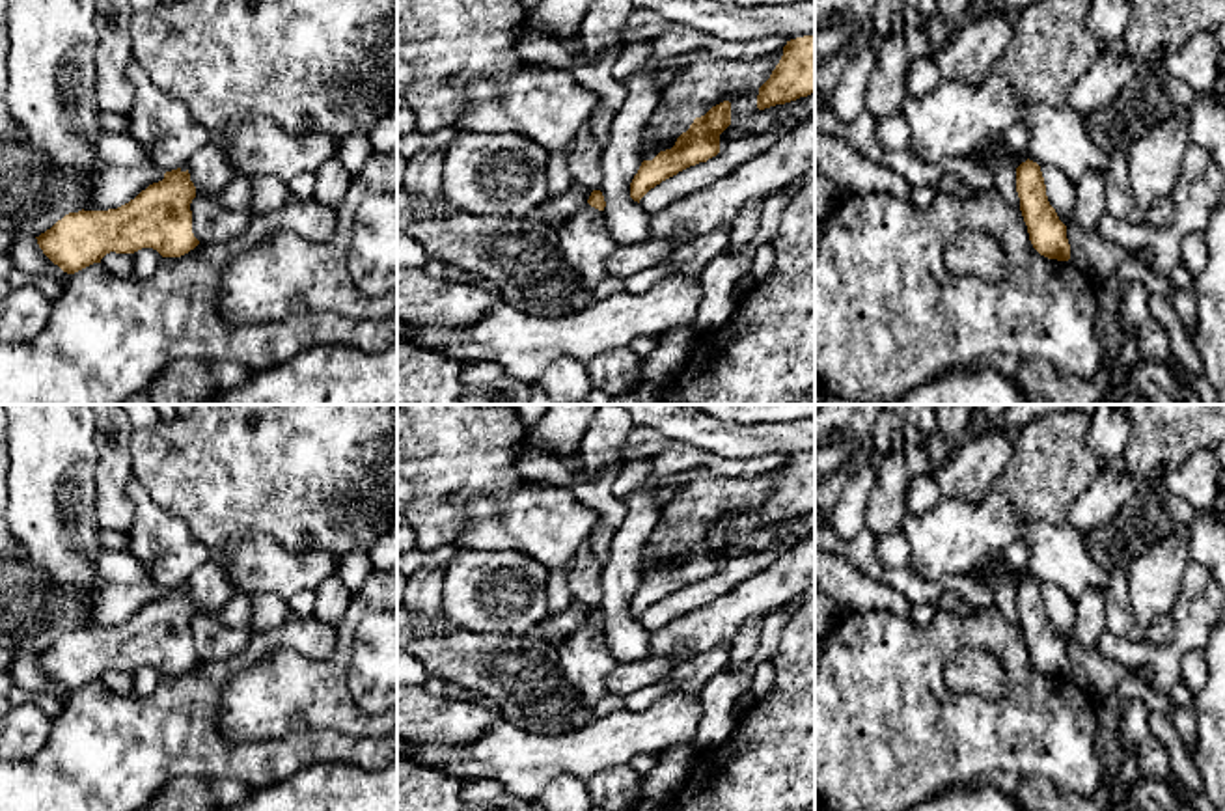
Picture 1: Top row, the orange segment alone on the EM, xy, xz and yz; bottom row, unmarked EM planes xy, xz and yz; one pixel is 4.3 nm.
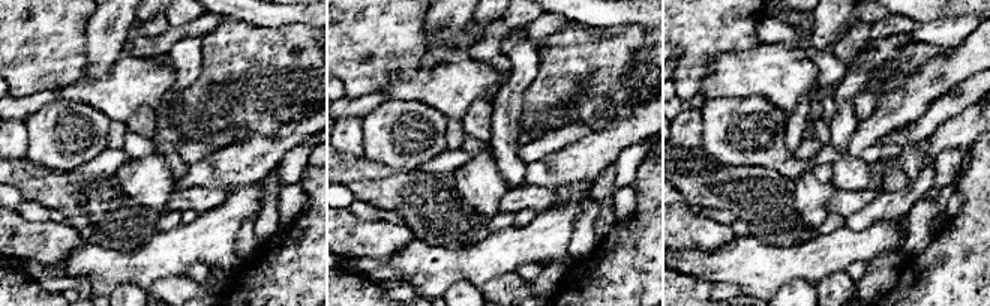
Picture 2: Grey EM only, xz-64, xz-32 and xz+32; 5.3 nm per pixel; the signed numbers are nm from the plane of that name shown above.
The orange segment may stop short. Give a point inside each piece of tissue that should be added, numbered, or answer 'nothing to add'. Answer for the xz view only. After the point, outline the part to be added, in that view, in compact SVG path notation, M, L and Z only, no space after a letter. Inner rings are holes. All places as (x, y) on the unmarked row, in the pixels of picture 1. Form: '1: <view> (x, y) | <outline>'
nothing to add

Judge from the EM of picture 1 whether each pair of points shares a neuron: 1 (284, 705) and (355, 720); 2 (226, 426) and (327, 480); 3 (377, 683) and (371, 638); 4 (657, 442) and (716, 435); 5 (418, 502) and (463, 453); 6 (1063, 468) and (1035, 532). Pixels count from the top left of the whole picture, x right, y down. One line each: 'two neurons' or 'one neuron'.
1: one neuron
2: one neuron
3: one neuron
4: two neurons
5: one neuron
6: two neurons

